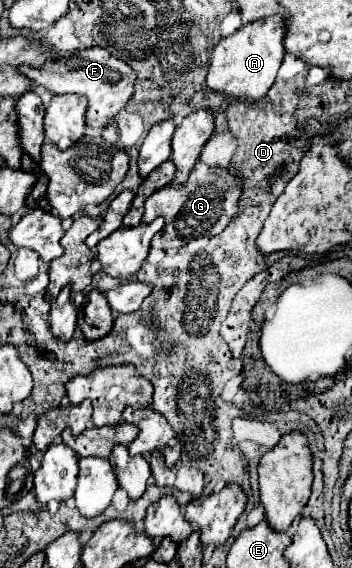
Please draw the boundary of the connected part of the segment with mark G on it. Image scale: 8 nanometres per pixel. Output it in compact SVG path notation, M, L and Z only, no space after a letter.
M201 160L197 162L195 170L191 172L189 180L185 184L169 184L151 194L145 202L145 214L143 222L153 222L157 216L165 218L165 230L153 238L153 248L181 248L195 236L201 236L203 232L207 236L215 236L221 230L213 230L213 226L223 216L223 230L229 226L229 222L239 214L239 198L243 194L243 178L239 174L231 174L229 170L221 166L207 166Z

